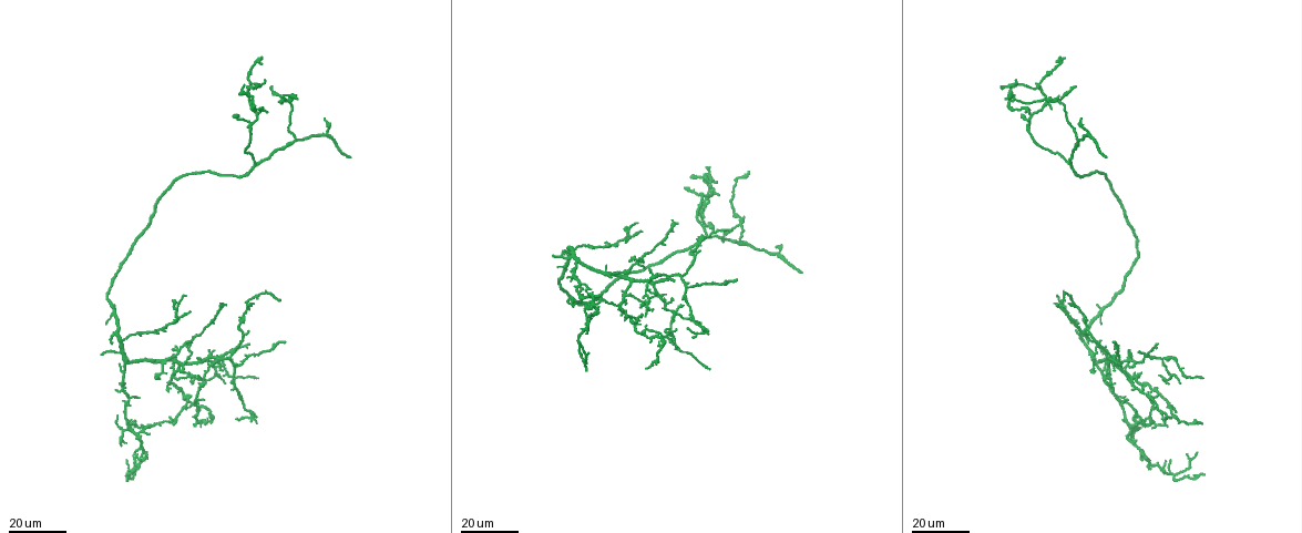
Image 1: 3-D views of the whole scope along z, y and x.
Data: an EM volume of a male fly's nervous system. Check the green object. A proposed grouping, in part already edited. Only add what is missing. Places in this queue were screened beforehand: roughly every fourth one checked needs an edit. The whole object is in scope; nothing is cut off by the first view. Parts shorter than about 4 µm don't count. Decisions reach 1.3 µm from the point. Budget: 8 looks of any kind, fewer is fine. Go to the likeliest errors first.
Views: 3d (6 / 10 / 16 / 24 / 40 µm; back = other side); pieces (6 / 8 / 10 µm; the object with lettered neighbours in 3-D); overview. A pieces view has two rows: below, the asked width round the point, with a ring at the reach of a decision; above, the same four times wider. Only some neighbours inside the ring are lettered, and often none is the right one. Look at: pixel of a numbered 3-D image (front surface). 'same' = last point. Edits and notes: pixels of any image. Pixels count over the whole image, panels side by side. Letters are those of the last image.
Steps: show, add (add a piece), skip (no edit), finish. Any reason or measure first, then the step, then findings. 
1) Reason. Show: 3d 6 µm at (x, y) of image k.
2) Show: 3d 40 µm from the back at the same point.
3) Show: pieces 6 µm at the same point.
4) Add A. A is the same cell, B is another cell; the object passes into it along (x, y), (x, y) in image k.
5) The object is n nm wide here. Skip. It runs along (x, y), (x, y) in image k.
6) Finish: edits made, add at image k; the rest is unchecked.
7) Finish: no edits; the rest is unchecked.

Branch stops here. Show: 3d 24 µm at (799, 273) of image 1.

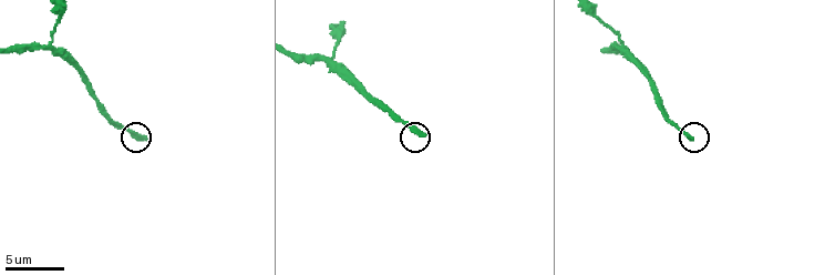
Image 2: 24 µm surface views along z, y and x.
Show: pieces 10 µm at (146, 138) of image 2.

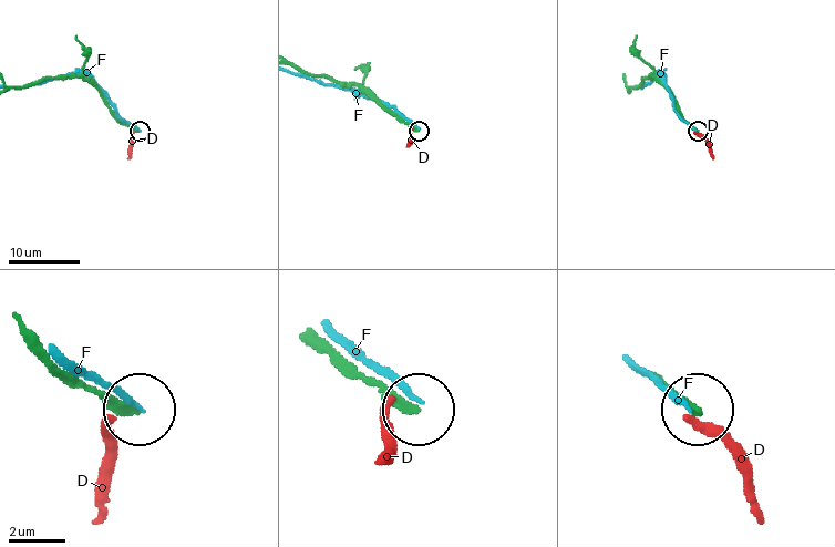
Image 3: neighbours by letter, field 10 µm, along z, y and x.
Skip. D and F are other cells; it runs along (320, 75), (357, 83), (416, 130) in image 3; none of them fits.

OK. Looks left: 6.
Show: 3d 16 µm at (102, 354) of image 1.

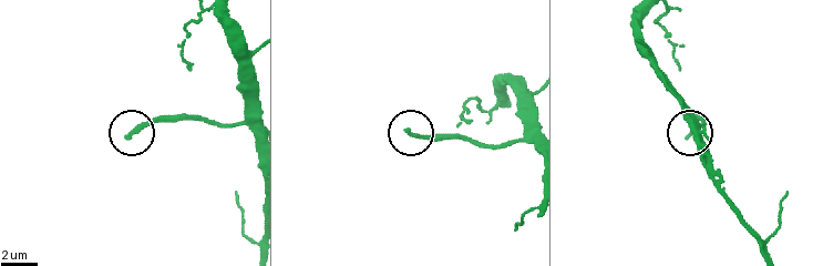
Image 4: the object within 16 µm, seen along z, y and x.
Show: pieces 6 µm at (127, 135) of image 4.

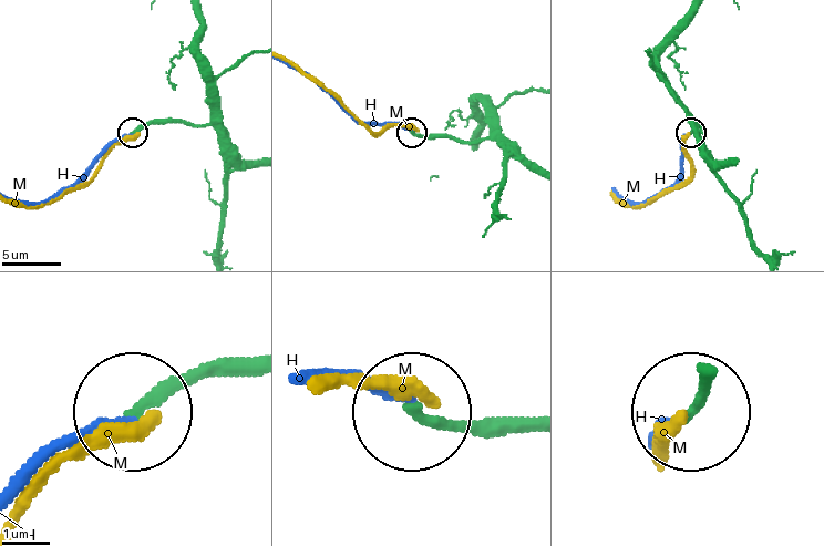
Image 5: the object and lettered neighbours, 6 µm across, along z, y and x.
The object is 190 nm wide here. Add H. H is the same cell, M is another cell; the object passes into it along (531, 421), (447, 421), (408, 397), (316, 384) in image 5; the neuron continues.

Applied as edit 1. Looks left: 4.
Redraw. Show: overview.

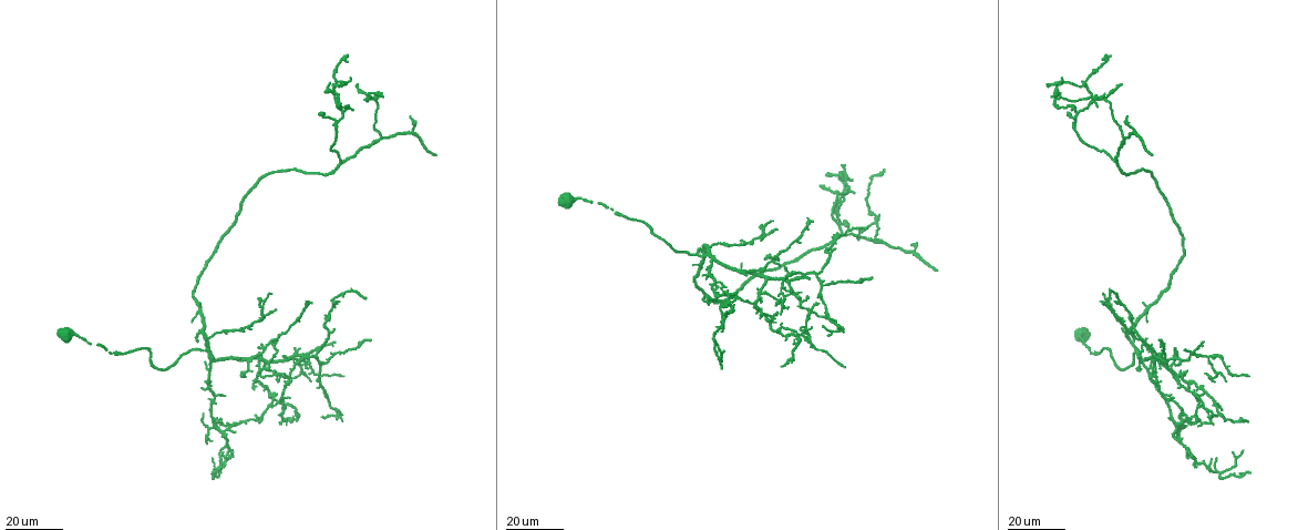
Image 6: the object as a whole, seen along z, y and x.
Show: 3d 16 µm at (1110, 56) of image 6.

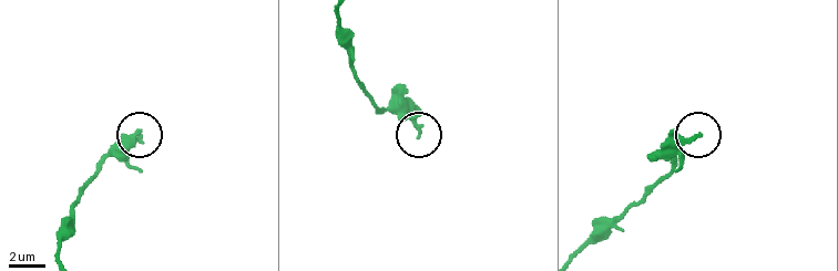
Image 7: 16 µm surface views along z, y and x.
See the neighbours. Show: pieces 10 µm at (697, 138) of image 7.

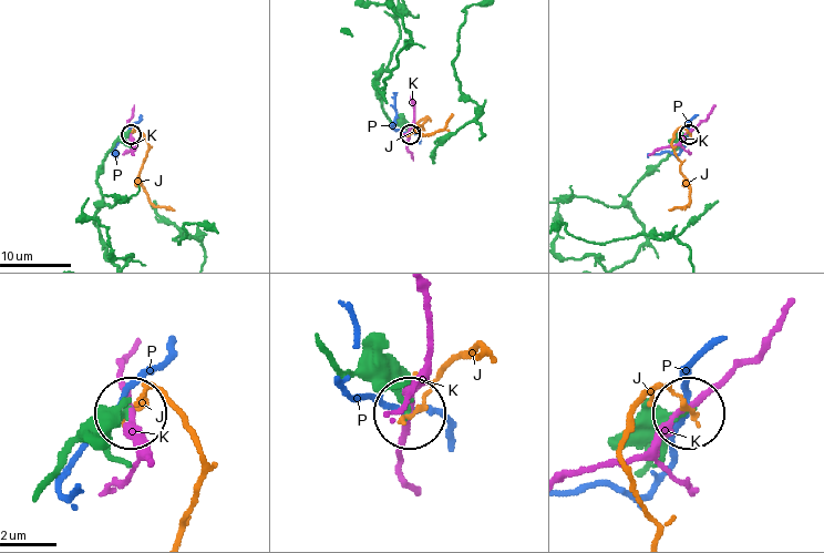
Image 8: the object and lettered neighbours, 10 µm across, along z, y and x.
The object is 190 nm wide here. Skip. J, K and P are other cells; it runs along (47, 482), (75, 447), (130, 413) in image 8; no lettered piece goes on from it.

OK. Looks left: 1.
Finish: edits made, add at image 5; the rest is unchecked.

